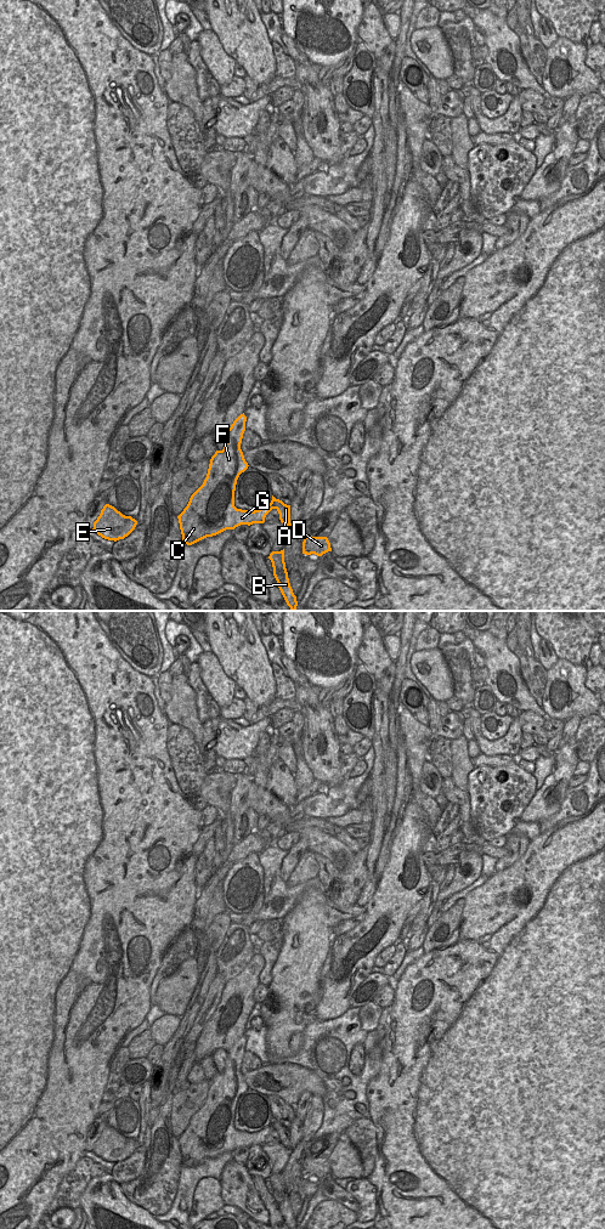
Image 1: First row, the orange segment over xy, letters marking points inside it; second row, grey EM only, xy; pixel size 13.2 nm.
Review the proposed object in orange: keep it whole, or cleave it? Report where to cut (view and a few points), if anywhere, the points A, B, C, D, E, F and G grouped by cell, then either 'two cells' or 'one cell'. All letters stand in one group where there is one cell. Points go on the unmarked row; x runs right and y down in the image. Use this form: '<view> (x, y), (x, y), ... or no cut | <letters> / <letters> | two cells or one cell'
xy (270, 1125), (277, 1130) | A B D / C E F G | two cells

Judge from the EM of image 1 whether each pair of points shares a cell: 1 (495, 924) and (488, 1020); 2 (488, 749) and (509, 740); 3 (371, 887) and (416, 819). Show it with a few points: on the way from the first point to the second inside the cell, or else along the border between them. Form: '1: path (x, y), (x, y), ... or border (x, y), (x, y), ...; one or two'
1: path (518, 923), (518, 928), (504, 944), (505, 989); one
2: path (493, 747), (504, 745); one
3: border (379, 879), (375, 891), (365, 905); two

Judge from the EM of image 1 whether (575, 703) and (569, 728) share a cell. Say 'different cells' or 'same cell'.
different cells

